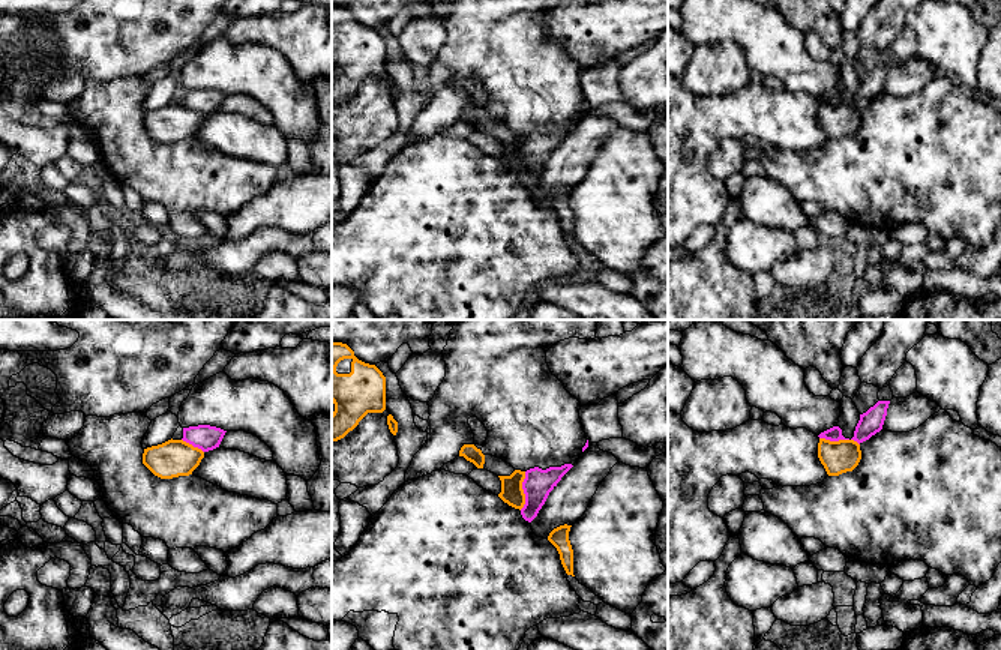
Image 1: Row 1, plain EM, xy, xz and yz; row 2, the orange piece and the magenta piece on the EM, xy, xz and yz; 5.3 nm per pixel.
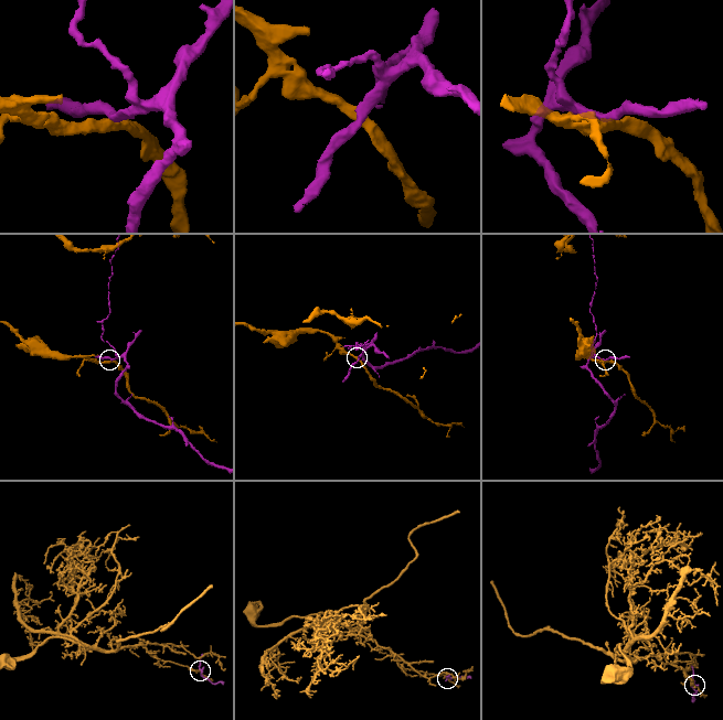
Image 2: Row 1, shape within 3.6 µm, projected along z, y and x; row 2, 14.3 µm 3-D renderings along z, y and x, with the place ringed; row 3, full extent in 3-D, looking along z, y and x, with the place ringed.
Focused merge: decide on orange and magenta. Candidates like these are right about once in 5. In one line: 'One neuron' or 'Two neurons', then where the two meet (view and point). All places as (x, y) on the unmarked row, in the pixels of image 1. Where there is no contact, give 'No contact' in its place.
Two neurons. Touches orange at xz (523, 155)

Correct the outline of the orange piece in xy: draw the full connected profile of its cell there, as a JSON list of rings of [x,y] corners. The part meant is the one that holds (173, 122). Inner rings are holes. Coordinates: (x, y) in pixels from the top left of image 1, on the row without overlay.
[[[168,104],[144,113],[143,128],[161,143],[189,140],[200,129],[204,116],[183,104]]]

